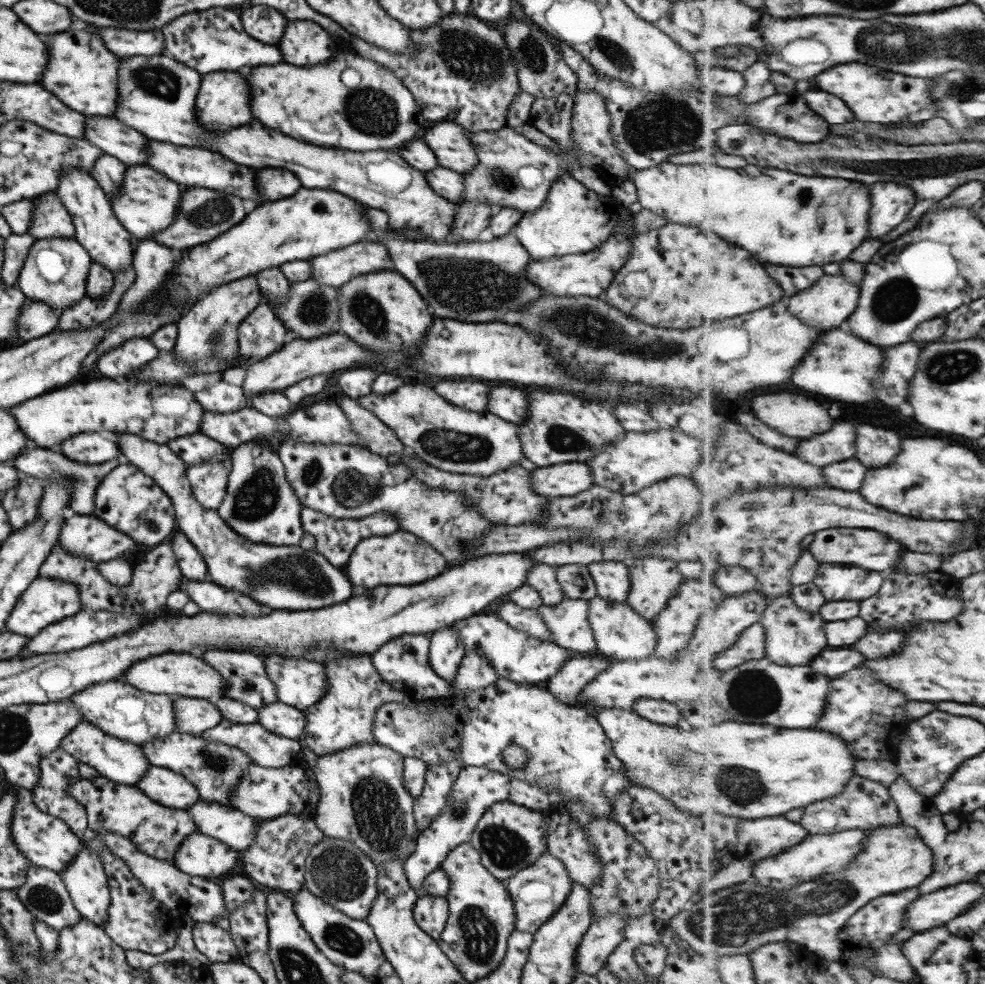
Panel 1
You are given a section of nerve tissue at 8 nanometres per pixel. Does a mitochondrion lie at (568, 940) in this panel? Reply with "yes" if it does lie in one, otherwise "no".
no

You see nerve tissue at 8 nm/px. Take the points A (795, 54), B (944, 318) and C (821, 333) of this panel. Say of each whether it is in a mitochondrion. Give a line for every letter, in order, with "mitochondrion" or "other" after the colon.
A: other
B: other
C: other

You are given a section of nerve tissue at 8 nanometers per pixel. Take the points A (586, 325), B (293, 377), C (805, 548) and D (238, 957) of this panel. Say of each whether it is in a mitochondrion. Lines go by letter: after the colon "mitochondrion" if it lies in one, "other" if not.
A: mitochondrion
B: other
C: other
D: other

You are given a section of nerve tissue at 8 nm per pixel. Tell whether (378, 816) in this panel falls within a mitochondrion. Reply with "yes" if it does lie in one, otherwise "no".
yes

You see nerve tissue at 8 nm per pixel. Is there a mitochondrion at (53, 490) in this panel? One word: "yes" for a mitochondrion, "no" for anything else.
yes

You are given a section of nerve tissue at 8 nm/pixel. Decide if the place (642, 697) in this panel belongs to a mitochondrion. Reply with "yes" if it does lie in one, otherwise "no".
no

